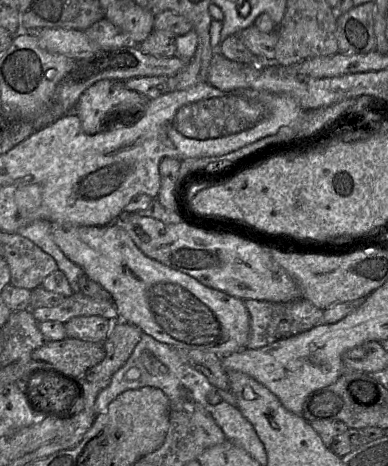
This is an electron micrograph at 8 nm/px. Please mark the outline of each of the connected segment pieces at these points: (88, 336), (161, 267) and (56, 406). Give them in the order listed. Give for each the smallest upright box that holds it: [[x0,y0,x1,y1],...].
[[63,315,116,342],[52,224,250,357],[26,372,81,417]]

